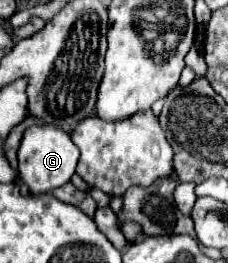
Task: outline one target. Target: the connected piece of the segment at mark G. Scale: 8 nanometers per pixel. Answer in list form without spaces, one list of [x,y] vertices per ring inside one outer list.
[[[33,125],[25,131],[19,149],[19,181],[29,187],[31,195],[43,195],[59,185],[69,183],[75,173],[79,149],[73,145],[69,133],[53,125]]]

